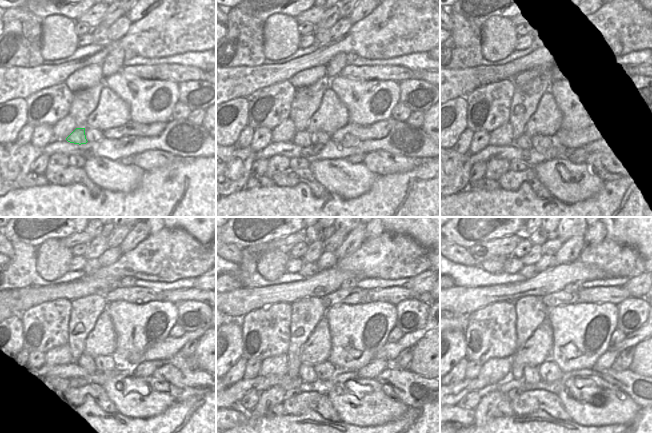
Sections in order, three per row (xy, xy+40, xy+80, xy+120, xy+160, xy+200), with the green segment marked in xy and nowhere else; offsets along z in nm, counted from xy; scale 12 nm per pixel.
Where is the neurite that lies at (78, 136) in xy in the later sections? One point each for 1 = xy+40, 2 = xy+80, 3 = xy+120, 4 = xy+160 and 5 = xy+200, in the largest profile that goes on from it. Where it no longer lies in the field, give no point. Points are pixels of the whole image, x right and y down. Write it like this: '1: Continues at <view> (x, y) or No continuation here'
1: Continues at xy+40 (301, 138)
2: Continues at xy+80 (524, 141)
3: Continues at xy+120 (86, 362)
4: Continues at xy+160 (306, 372)
5: Continues at xy+200 (531, 375).

